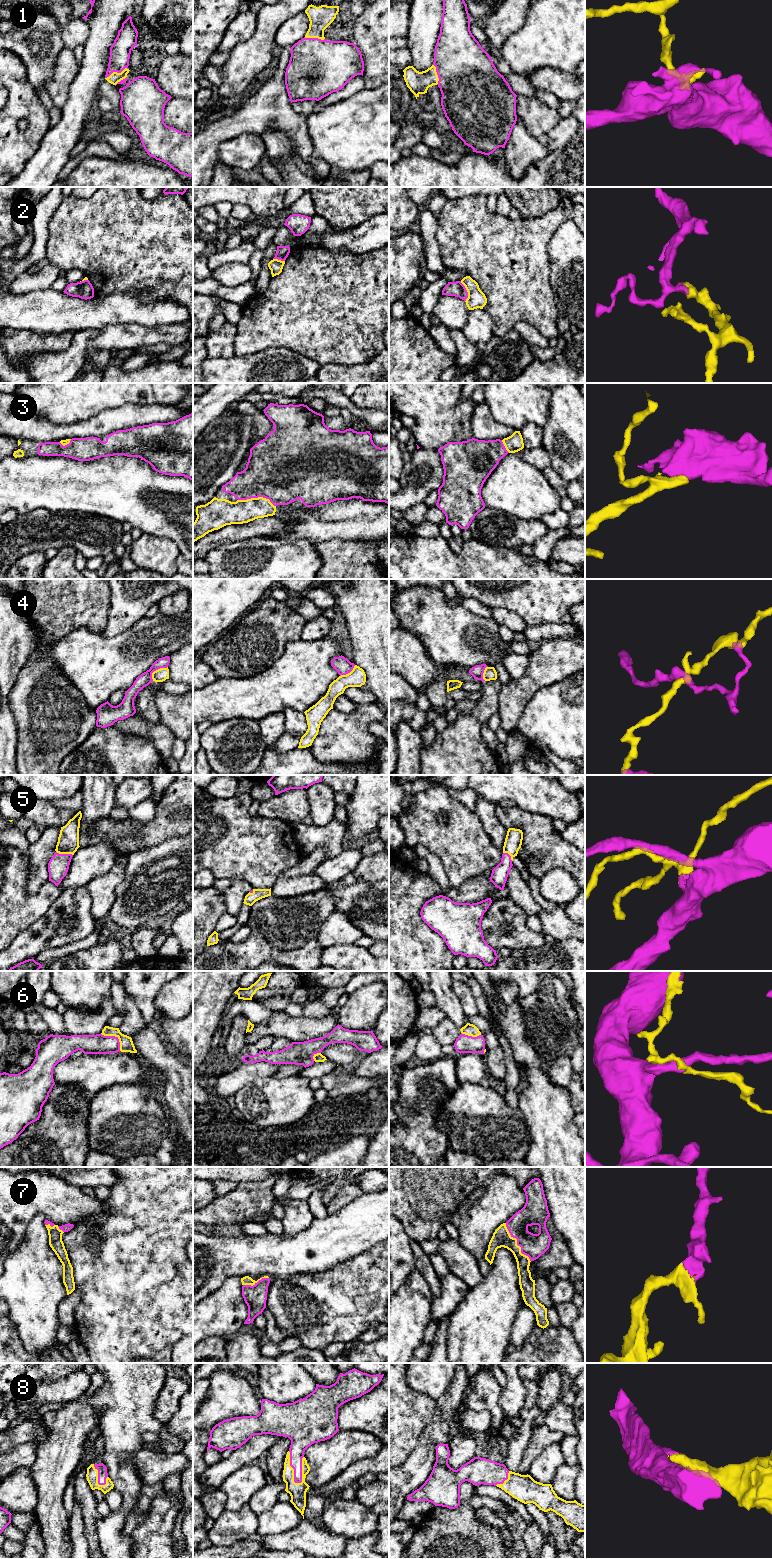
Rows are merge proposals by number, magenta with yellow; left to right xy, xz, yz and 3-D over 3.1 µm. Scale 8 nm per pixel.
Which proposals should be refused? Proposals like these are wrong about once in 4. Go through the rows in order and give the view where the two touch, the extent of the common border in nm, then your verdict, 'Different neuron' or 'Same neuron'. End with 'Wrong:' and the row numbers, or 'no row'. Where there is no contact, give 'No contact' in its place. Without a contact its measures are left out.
1: Touches magenta in xy. Shared border 200 nm. Same neuron
2: Touches magenta in yz. Shared border 170 nm. Same neuron
3: Touches magenta in xz. Shared border 300 nm. Same neuron
4: Touches magenta in xy. Shared border 170 nm. Different neuron
5: Touches magenta in xy. Shared border 140 nm. Same neuron
6: Touches magenta in xy. Shared border 220 nm. Different neuron
7: Touches magenta in yz. Shared border 380 nm. Same neuron
8: Touches magenta in xz. Shared border 280 nm. Same neuron
Wrong: 4, 6

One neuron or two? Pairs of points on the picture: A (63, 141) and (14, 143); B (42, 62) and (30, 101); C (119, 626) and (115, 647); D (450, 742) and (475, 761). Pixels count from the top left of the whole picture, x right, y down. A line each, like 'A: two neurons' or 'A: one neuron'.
A: two neurons
B: two neurons
C: two neurons
D: one neuron

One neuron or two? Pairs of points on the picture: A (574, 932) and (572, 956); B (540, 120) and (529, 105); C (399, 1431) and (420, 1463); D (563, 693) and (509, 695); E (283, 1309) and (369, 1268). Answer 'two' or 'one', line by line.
A: two
B: one
C: two
D: two
E: one

